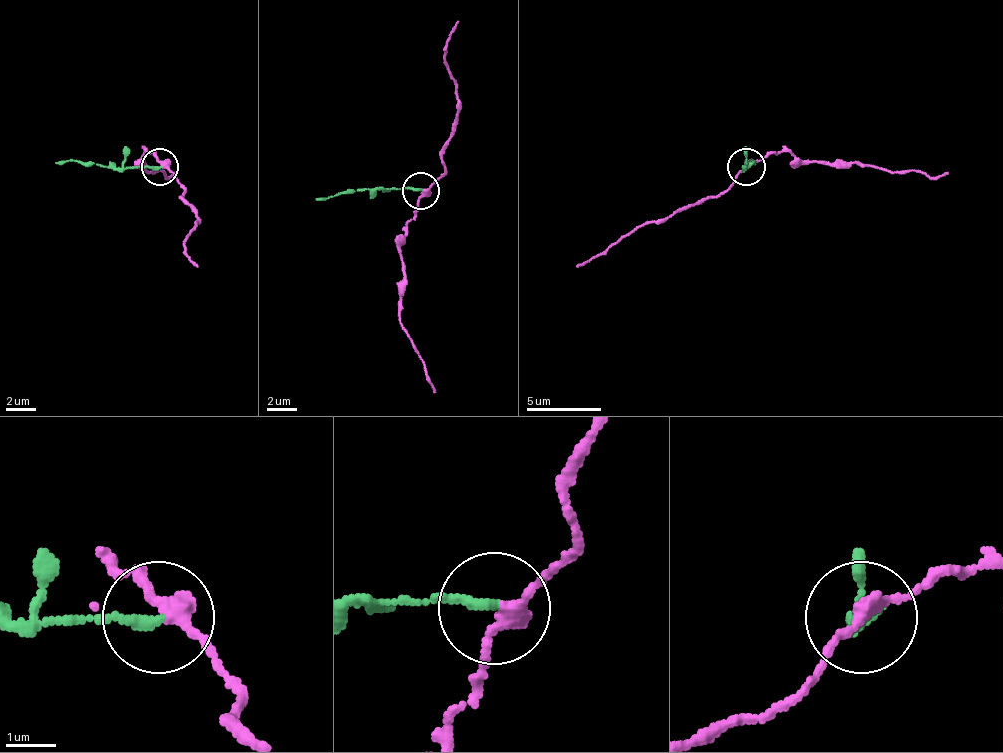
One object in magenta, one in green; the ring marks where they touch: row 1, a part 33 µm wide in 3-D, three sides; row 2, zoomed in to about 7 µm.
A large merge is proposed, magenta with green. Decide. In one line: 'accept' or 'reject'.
reject

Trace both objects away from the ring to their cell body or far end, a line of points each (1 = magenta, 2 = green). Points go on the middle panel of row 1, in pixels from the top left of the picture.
1: (423, 190), (401, 246), (401, 328), (431, 377), (434, 392)
2: (419, 190), (345, 190), (315, 201)

